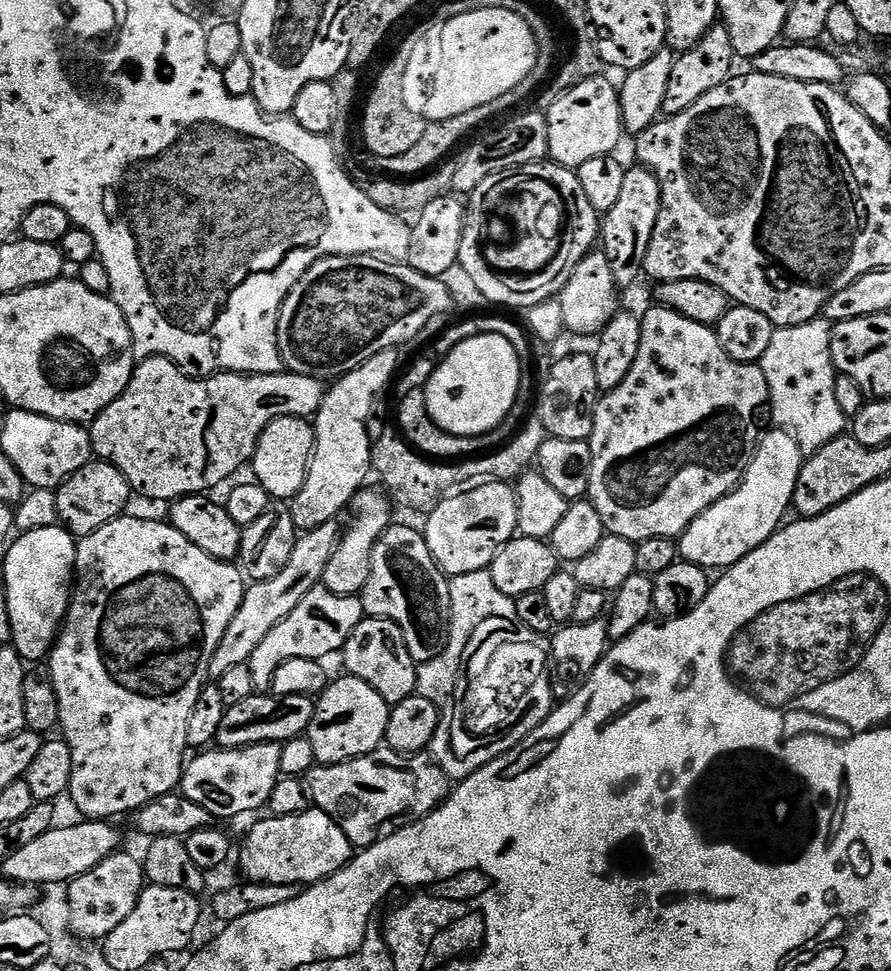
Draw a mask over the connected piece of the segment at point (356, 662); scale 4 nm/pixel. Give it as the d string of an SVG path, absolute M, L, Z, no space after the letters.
M365 618L345 642L342 649L343 656L343 671L354 678L362 678L366 686L374 686L374 690L382 694L382 698L388 705L406 702L406 698L417 695L418 665L406 646L406 638L402 630L394 621L383 618Z

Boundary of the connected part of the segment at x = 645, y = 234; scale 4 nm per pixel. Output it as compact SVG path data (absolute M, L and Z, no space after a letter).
M643 166L635 167L625 171L618 202L603 213L600 226L602 250L606 258L610 258L610 270L614 270L614 278L621 289L641 279L646 250L650 246L650 238L654 238L654 226L658 222L662 202L662 190L656 173Z

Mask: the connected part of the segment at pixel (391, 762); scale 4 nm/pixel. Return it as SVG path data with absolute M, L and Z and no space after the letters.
M381 746L370 754L341 764L321 764L312 768L307 774L306 783L308 797L312 799L313 805L334 818L334 822L338 822L342 834L346 834L346 838L356 850L374 846L382 838L410 826L423 816L430 815L450 795L450 778L431 755L395 752L387 746Z

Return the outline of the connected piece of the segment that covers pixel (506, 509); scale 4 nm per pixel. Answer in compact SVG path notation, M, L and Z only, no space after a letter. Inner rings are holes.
M492 478L467 490L449 494L427 513L428 521L422 524L422 531L434 562L445 576L451 578L485 571L494 562L494 554L498 554L498 550L502 550L502 546L506 546L506 542L517 535L518 502L515 487L496 479L500 478Z

